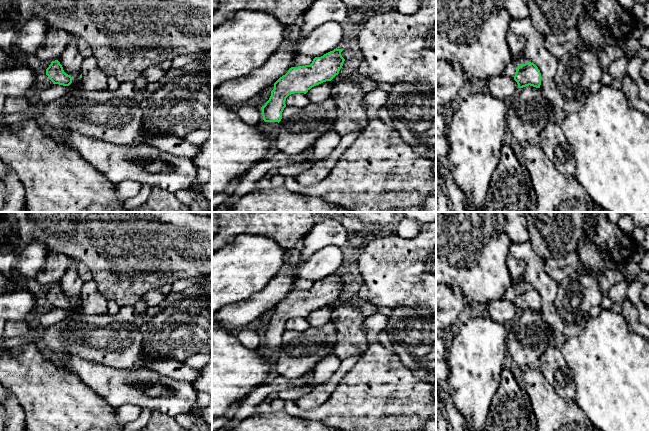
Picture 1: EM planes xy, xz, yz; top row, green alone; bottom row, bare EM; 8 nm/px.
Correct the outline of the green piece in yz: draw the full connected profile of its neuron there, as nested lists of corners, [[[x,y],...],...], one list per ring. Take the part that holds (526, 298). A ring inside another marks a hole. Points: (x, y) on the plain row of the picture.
[[[527,286],[518,290],[515,296],[514,304],[517,306],[519,312],[529,309],[540,312],[541,297],[534,287]]]

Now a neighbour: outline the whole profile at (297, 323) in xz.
[[[294,317],[286,322],[285,328],[289,331],[306,331],[310,328],[310,325],[306,318]]]

